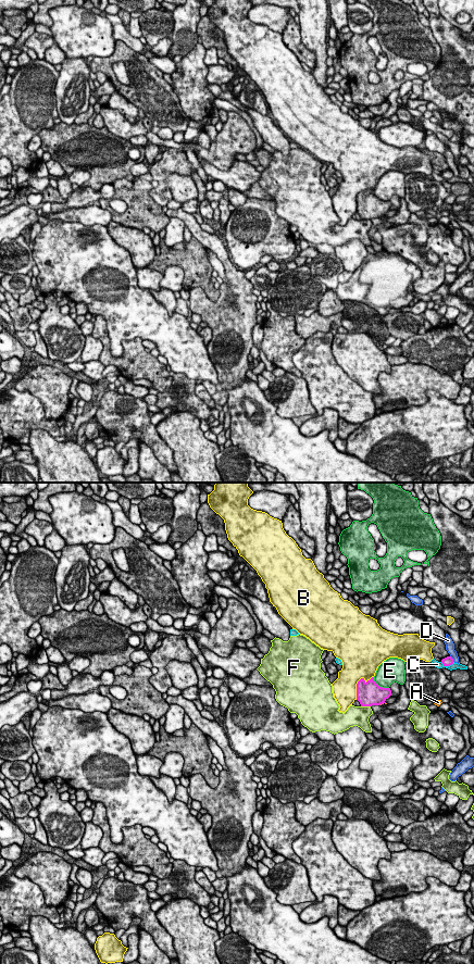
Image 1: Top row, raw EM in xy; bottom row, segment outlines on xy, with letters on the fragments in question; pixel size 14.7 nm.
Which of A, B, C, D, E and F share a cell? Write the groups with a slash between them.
A / B / C / D / E / F

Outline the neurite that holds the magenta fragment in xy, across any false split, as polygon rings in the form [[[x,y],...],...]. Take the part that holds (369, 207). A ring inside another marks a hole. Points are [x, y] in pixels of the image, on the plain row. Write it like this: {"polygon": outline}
{"polygon": [[[374,190],[365,195],[361,191],[357,197],[357,213],[361,220],[381,218],[391,209],[390,201],[379,200]]]}

